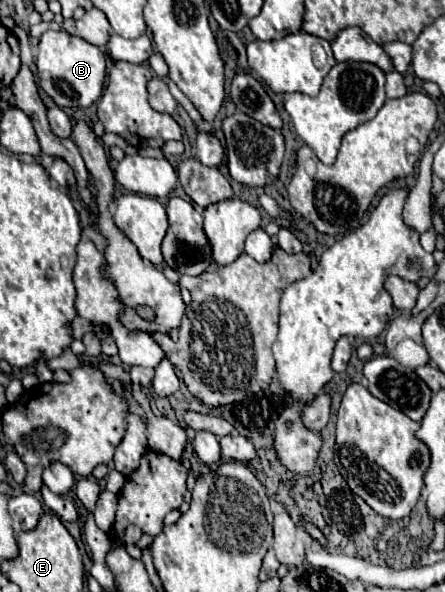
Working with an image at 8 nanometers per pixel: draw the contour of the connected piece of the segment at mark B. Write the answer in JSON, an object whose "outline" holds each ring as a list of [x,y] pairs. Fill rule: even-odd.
{"outline":[[[46,31],[40,37],[36,67],[40,77],[40,87],[54,99],[58,107],[80,107],[86,109],[98,101],[104,91],[106,79],[106,59],[104,53],[86,43],[80,37],[74,37],[66,31]]]}

